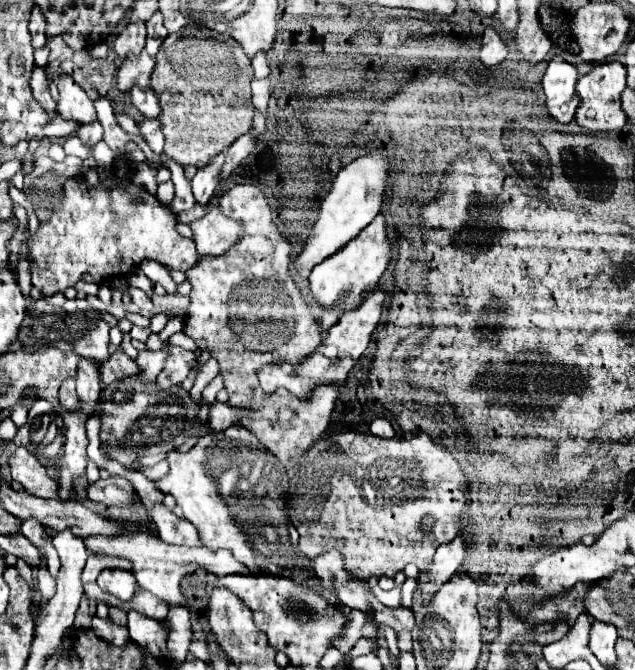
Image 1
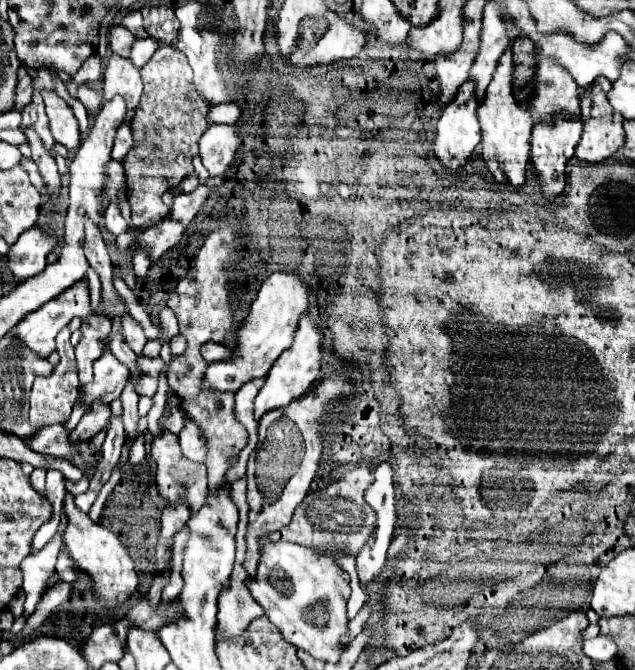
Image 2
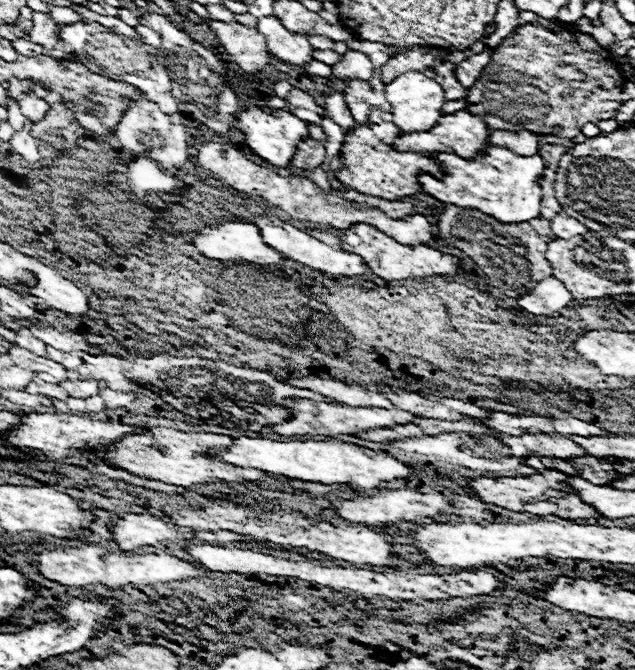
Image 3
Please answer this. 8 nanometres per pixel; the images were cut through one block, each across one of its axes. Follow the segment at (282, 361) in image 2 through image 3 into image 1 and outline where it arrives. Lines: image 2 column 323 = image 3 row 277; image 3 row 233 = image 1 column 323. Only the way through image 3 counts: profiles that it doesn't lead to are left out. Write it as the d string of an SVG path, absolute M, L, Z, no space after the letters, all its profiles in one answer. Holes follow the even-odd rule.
M380 212L346 248L340 248L334 256L326 258L324 262L316 264L312 274L310 274L310 288L314 298L322 306L338 306L340 312L352 310L354 306L360 304L362 292L374 288L388 268L392 260L392 242L388 240L386 234L386 218Z

